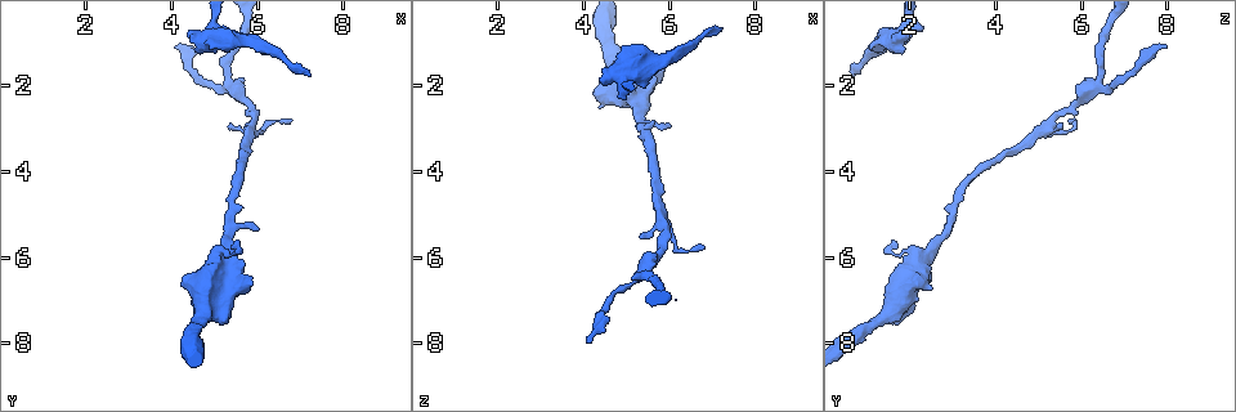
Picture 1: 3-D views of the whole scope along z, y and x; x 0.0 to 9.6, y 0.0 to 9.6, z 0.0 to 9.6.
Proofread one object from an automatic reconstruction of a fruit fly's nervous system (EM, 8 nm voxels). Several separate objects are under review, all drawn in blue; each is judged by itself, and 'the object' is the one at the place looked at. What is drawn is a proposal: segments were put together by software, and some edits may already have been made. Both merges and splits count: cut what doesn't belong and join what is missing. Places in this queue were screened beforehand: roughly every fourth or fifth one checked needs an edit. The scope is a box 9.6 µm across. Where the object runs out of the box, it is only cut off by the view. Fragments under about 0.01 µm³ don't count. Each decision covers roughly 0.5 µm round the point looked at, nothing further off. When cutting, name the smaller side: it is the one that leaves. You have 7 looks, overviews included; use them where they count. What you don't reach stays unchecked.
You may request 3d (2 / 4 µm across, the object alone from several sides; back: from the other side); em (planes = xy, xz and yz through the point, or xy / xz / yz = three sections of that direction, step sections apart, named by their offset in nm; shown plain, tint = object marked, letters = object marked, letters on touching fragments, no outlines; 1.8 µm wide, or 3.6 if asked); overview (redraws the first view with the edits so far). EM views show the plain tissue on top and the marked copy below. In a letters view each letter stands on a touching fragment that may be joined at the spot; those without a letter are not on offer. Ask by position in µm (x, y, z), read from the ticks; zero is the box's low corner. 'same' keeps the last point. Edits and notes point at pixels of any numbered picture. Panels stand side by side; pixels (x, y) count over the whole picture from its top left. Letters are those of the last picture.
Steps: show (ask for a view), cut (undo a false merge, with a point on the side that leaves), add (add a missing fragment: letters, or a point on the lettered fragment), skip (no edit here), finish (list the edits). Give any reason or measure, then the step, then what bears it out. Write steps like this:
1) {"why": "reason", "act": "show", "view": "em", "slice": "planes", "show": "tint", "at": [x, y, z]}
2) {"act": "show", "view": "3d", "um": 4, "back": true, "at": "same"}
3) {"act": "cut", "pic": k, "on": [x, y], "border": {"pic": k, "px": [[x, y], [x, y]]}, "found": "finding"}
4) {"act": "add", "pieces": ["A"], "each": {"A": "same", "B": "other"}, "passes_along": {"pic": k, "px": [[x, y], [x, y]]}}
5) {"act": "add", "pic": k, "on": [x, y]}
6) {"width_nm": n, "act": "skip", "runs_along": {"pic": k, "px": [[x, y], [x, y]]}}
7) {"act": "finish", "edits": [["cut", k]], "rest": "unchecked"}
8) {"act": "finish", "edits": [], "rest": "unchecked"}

{"why": "branch stops here", "act": "show", "view": "3d", "um": 2, "at": [7.20, 1.75, 0.70]}

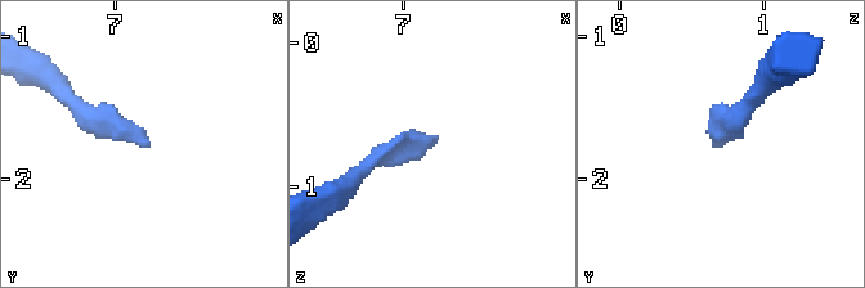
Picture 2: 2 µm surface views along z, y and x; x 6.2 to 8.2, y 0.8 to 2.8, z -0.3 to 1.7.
{"why": "shape alone is not enough", "act": "show", "view": "em", "slice": "xz", "step": 16, "show": "letters", "at": [7.20, 1.76, 0.66]}

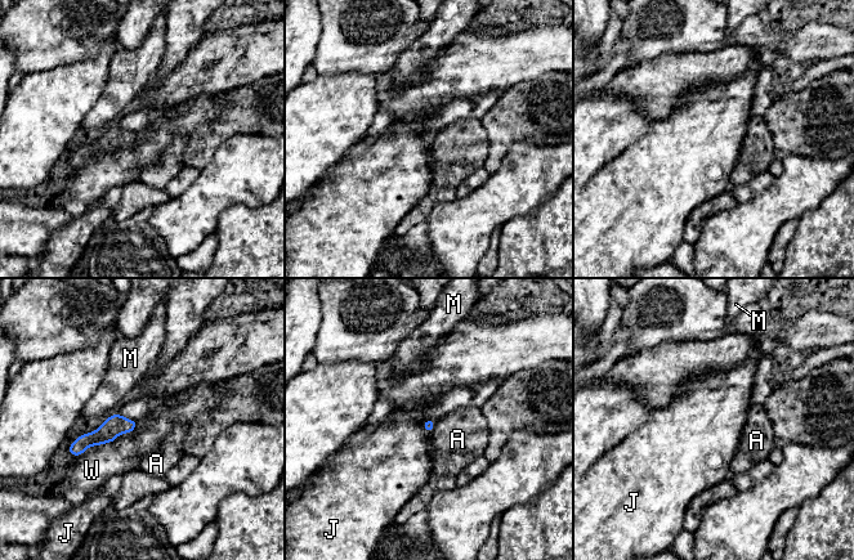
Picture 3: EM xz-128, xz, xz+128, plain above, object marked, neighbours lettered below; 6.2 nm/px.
{"width_nm": 80, "act": "skip", "each": {"A": "other", "J": "other", "M": "other", "W": "other"}, "runs_along": {"pic": 3, "px": [[133, 424], [115, 425], [71, 449]]}, "found": "no lettered fragment goes on from it"}

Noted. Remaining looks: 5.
{"why": "stops while still wide", "act": "show", "view": "3d", "um": 2, "at": [4.45, 0.80, 1.85]}

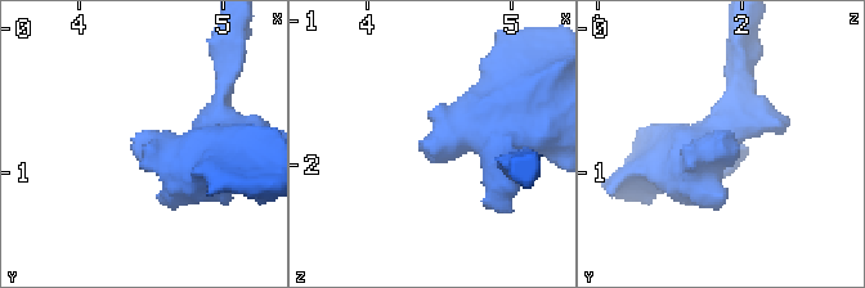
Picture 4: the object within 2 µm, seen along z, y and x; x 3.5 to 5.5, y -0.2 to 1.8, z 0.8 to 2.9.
{"why": "need the tissue", "act": "show", "view": "em", "slice": "xy", "step": 8, "show": "letters", "at": [4.38, 0.76, 1.86]}

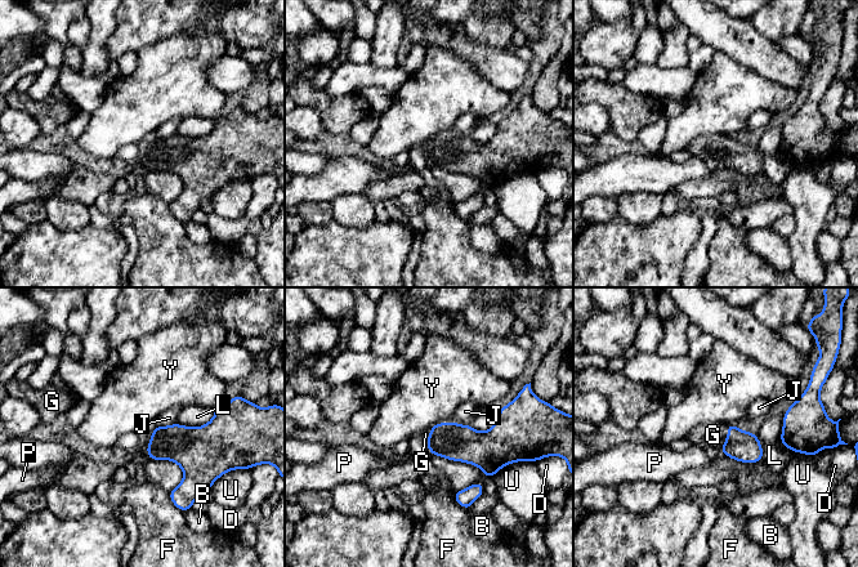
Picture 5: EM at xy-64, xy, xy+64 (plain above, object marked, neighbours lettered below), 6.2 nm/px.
{"act": "show", "view": "em", "slice": "planes", "show": "letters", "at": "same"}

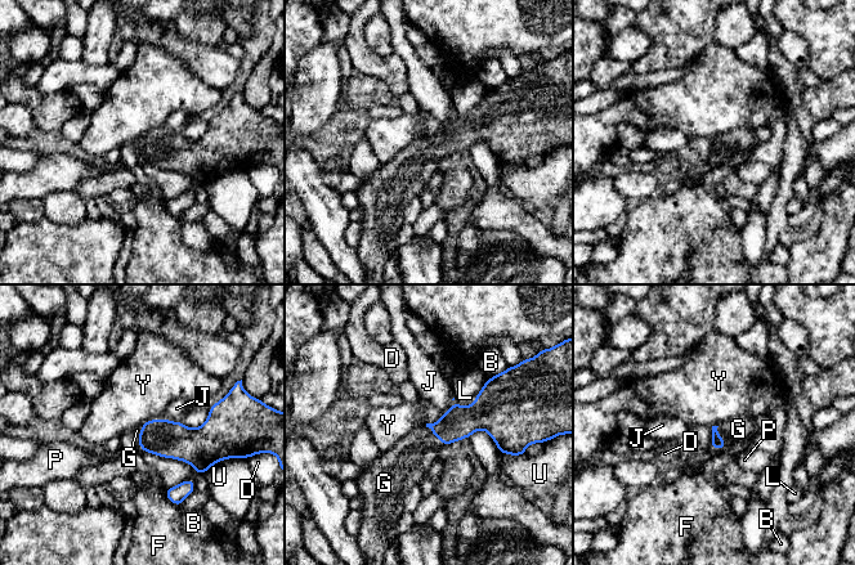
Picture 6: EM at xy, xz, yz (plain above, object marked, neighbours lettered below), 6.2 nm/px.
{"act": "add", "pieces": ["G"], "each": {"B": "other", "D": "other", "F": "other", "G": "same", "J": "other", "L": "other", "P": "other", "U": "other", "Y": "other"}, "passes_along": {"pic": 6, "px": [[460, 422], [434, 435], [406, 463]]}, "found": "it goes on there"}

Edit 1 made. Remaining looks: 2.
{"why": "redraw", "act": "show", "view": "overview"}

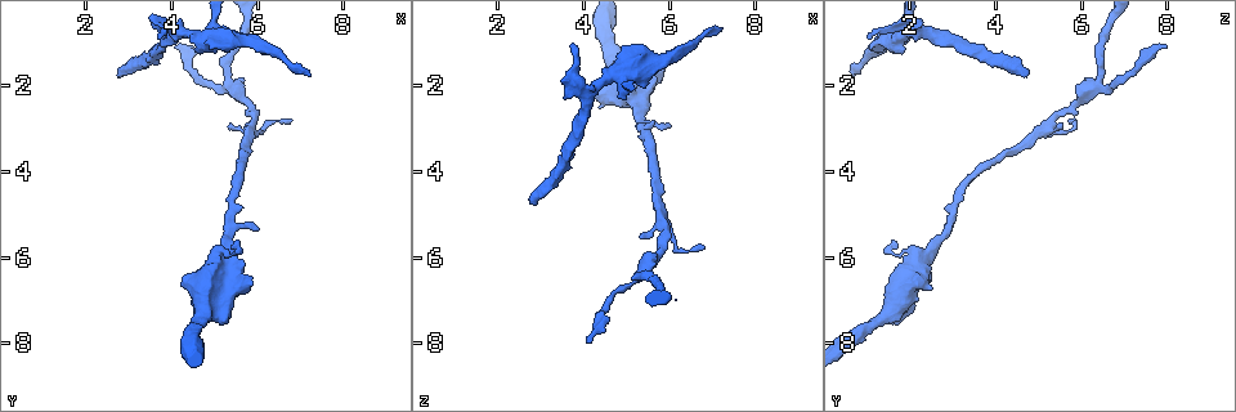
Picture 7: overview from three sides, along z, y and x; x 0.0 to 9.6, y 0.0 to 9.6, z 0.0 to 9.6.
{"why": "long arm stops here", "act": "show", "view": "em", "slice": "planes", "show": "letters", "at": [2.75, 1.85, 4.70]}

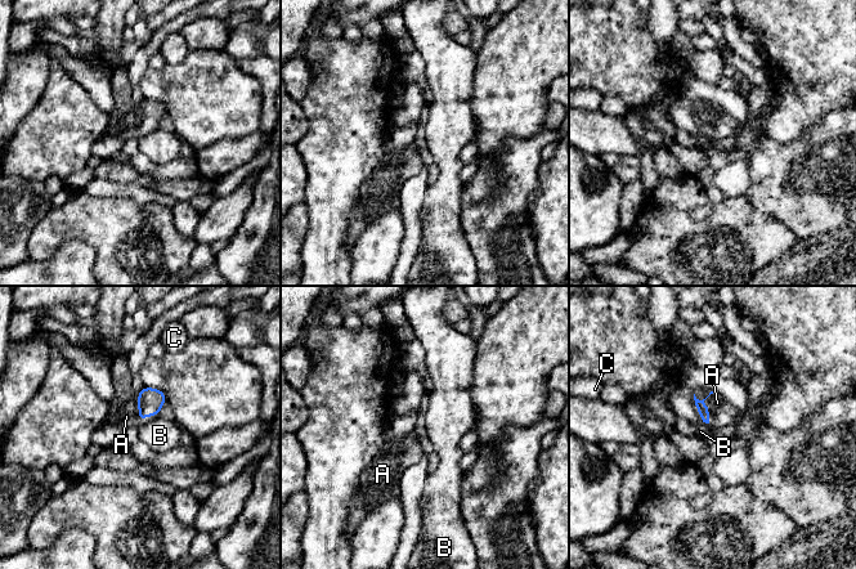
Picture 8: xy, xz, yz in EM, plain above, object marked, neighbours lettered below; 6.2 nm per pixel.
{"longest_contact_nm": ["A", 190], "act": "add", "pieces": ["A"], "each": {"A": "same", "B": "other", "C": "other"}, "passes_along": {"pic": 8, "px": [[703, 410], [708, 407], [717, 403]]}, "found": "it goes on there"}

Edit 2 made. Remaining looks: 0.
{"act": "finish", "edits": [["add", 6], ["add", 8]], "rest": "unchecked"}

